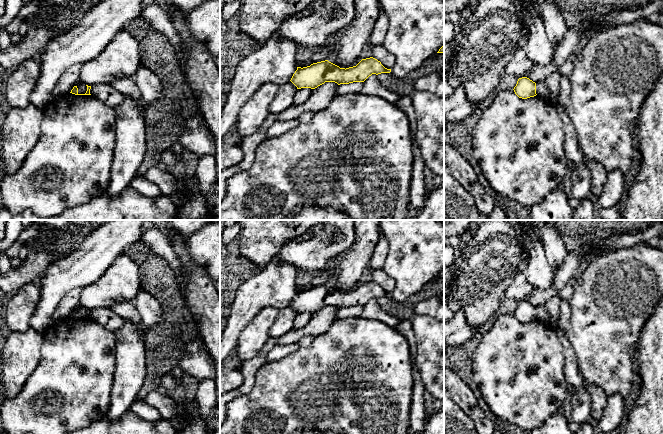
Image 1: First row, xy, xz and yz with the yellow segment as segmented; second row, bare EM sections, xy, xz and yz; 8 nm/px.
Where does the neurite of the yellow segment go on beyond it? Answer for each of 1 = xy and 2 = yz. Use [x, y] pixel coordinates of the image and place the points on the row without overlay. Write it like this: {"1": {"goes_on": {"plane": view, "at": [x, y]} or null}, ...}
{"1": {"goes_on": null}, "2": {"goes_on": null}}

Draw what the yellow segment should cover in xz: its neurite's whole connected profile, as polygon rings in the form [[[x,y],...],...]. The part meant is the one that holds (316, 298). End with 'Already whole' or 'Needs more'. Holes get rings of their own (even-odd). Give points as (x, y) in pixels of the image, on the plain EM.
[[[373,281],[362,283],[356,290],[346,293],[325,284],[307,291],[297,291],[290,305],[297,313],[315,313],[325,306],[335,306],[338,309],[364,306],[372,298],[390,296],[391,293],[385,292],[380,285]]]. Already whole

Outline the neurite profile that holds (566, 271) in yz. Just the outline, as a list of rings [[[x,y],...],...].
[[[595,243],[583,244],[577,251],[569,252],[560,267],[553,273],[549,287],[544,290],[534,288],[532,295],[526,301],[535,307],[545,305],[550,298],[559,294],[571,278],[574,278],[582,259],[592,255],[597,246],[598,244]]]

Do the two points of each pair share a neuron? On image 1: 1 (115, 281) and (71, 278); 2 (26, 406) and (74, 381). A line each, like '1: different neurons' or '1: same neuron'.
1: different neurons
2: same neuron

